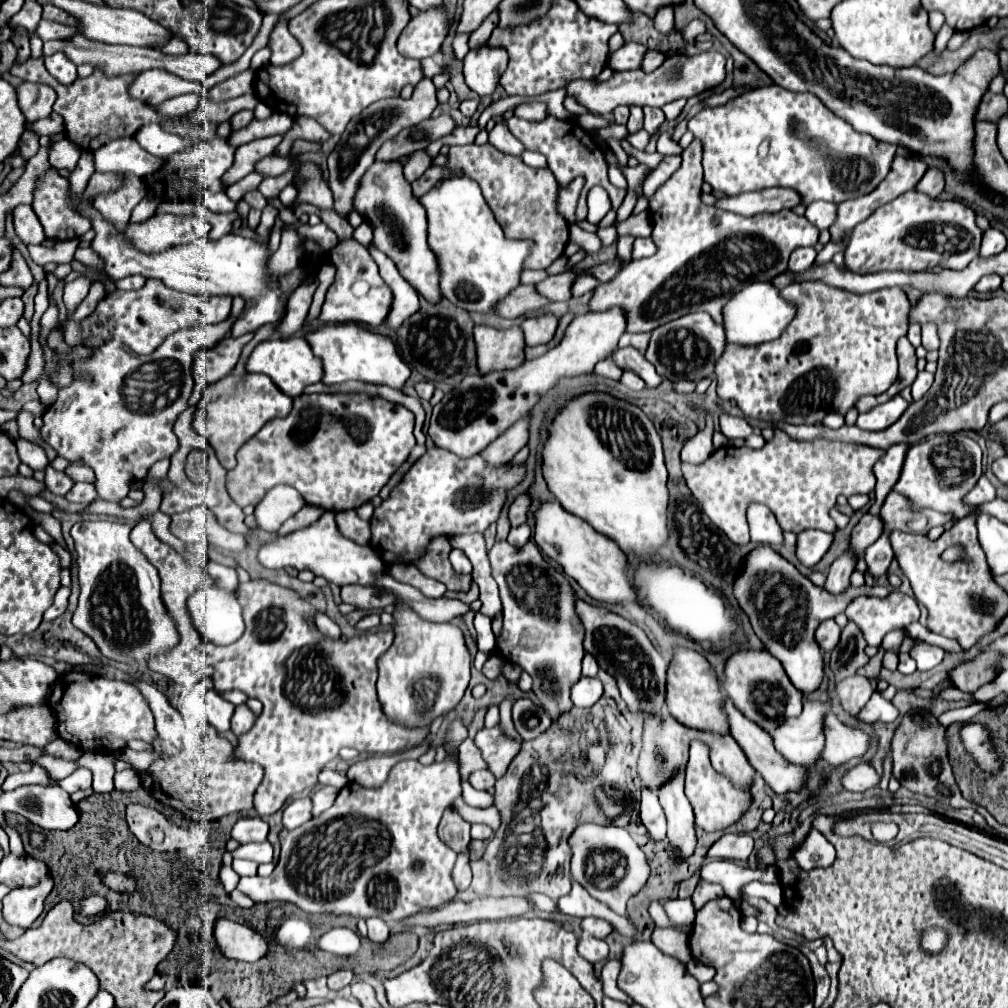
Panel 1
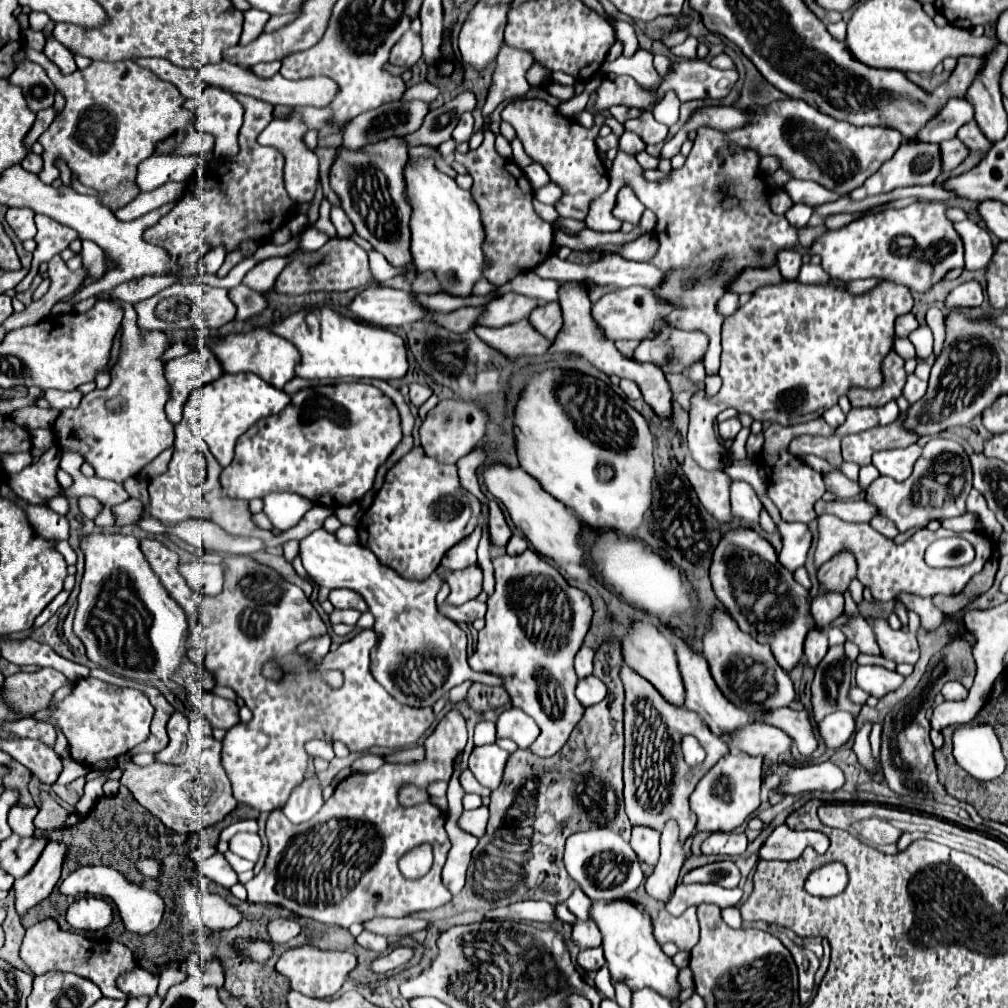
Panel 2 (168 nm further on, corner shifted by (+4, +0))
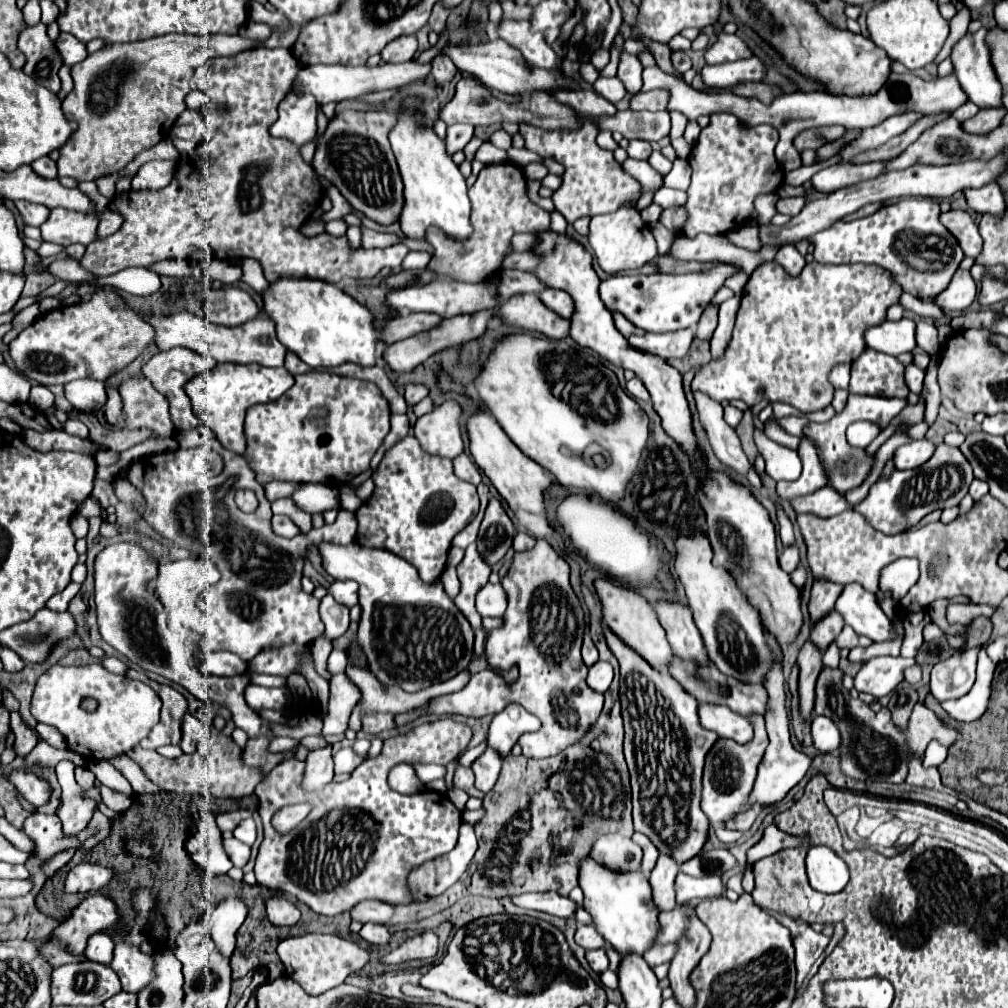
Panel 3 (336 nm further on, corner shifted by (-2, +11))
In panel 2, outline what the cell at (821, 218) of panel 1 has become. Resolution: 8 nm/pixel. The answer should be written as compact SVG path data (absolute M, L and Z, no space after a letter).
M794 204L784 216L794 228L802 228L802 226L808 224L808 220L812 216L812 208L806 206L806 204Z

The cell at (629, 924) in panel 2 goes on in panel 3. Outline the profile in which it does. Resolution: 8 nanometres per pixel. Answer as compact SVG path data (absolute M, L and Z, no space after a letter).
M582 861L580 887L584 891L584 909L592 915L598 933L624 957L630 953L644 955L658 935L658 907L652 899L652 889L642 873L614 873L594 863Z

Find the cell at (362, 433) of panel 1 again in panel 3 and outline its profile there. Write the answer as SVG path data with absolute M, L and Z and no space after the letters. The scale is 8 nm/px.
M308 371L304 375L296 375L292 389L288 389L278 401L250 407L246 413L244 433L248 443L244 457L254 469L258 483L324 483L338 489L340 483L346 483L370 469L370 459L390 433L390 405L376 383L340 377L326 371Z

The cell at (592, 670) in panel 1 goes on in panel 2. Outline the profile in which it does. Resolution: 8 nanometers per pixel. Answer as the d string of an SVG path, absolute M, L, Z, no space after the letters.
M584 644L584 646L578 650L576 660L574 660L578 678L586 678L588 674L592 674L592 658L594 658L594 650Z

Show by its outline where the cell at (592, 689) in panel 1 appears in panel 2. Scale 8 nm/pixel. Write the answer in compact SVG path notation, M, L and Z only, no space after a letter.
M586 676L576 686L576 698L584 706L592 706L592 704L604 700L604 696L606 696L606 684L596 676Z

